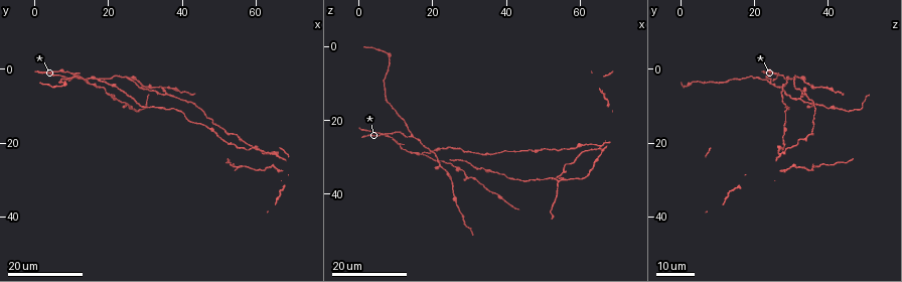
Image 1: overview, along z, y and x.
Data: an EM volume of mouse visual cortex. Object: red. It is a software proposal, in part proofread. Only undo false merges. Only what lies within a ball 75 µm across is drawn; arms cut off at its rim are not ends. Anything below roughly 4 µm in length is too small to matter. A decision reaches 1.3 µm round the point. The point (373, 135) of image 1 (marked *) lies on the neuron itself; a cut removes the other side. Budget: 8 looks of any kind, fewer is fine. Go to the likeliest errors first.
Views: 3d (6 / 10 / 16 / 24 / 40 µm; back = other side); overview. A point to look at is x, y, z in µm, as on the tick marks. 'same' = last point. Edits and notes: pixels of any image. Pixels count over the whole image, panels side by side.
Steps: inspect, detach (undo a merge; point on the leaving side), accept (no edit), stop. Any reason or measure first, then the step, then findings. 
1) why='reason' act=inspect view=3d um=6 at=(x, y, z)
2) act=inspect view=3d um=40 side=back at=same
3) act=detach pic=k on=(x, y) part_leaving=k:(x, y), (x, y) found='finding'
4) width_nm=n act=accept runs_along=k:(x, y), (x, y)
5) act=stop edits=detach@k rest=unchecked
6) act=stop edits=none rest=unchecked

why='arms part here' act=inspect view=3d um=24 at=(17.0, 2.5, 29.0)

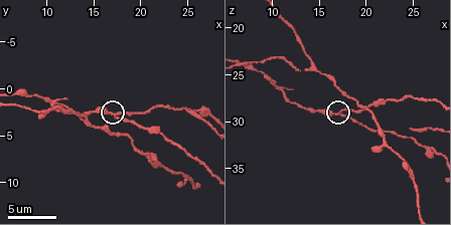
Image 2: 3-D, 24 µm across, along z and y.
act=inspect view=3d um=6 at=(17.4, 3.0, 29.2)

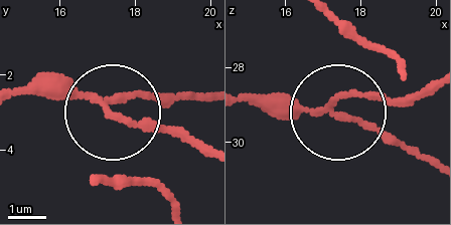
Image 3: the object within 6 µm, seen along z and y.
act=detach pic=3 on=(153, 127) part_leaving=3:(102, 100), (204, 142) found='two neurons meet here'

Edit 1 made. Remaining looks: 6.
why='see it whole again' act=inspect view=overview

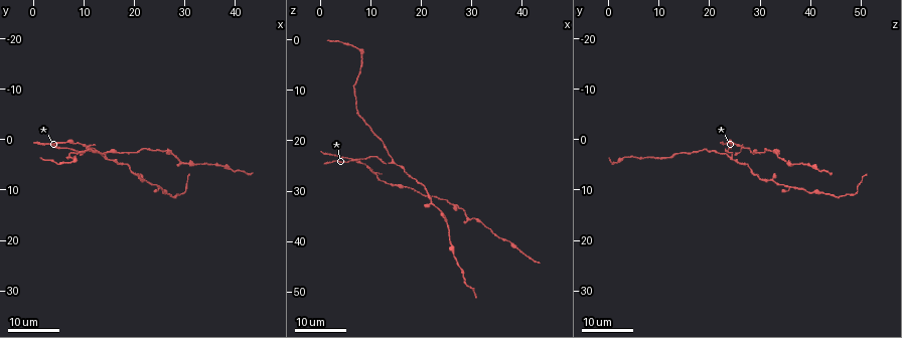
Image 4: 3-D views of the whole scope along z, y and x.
why='three arms meet' act=inspect view=3d um=16 at=(14.0, 4.0, 24.0)

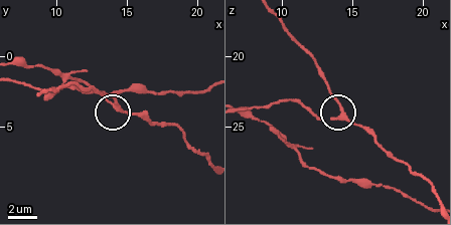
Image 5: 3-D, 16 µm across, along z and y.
act=inspect view=3d um=6 at=(14.2, 3.6, 24.4)

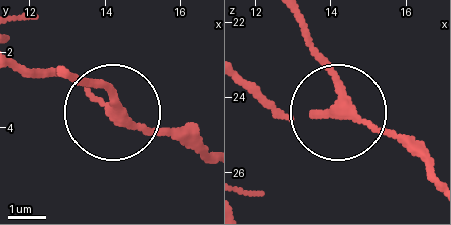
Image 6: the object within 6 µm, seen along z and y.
width_nm=240 act=accept runs_along=6:(242, 77), (293, 116), (328, 116), (338, 89), (303, 35) found='all the same neuron'

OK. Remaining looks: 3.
why='three-way junction' act=inspect view=3d um=16 at=(21.5, 8.0, 32.5)

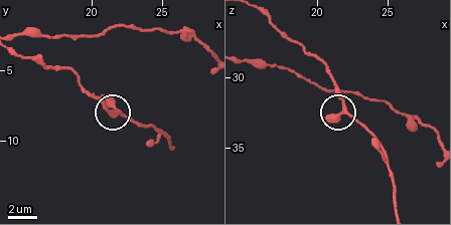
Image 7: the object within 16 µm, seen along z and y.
act=inspect view=3d um=6 at=same

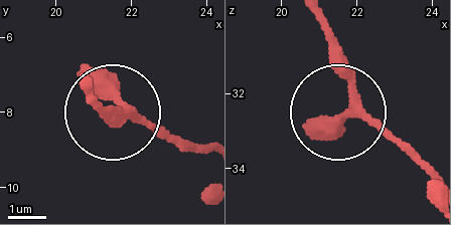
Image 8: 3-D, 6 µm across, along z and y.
act=accept runs_along=8:(89, 95), (127, 115), (127, 104), (137, 107), (191, 150) found='continuous, no second neuron'

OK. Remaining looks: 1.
why='thick turns thin' act=inspect view=3d um=10 at=(11.2, 1.8, 26.8)

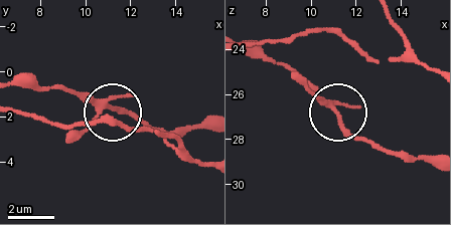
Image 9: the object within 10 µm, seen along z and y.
arms=4 act=accept runs_along=9:(18, 86), (82, 91), (144, 125) found='continuous, no second neuron'

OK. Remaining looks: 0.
act=stop edits=detach@3 rest=unchecked

